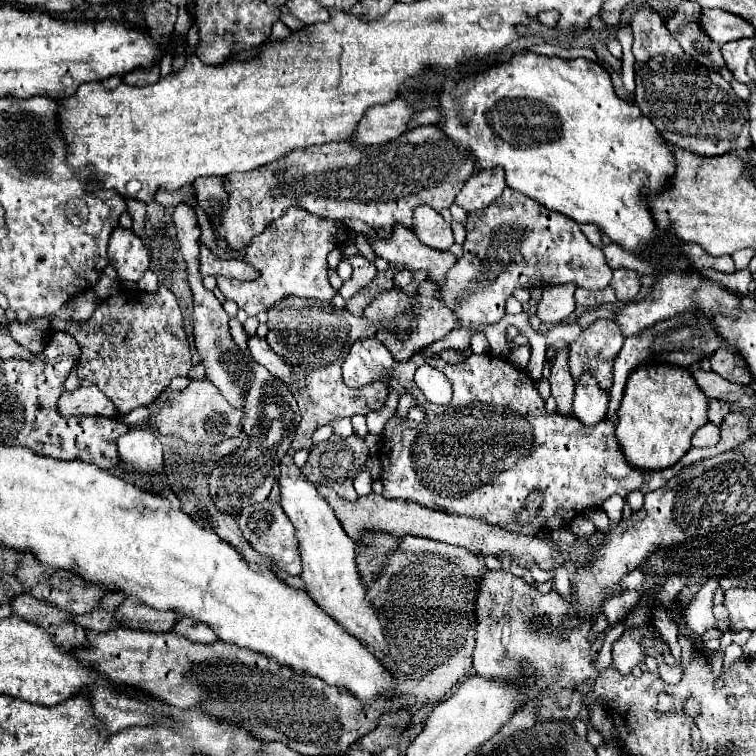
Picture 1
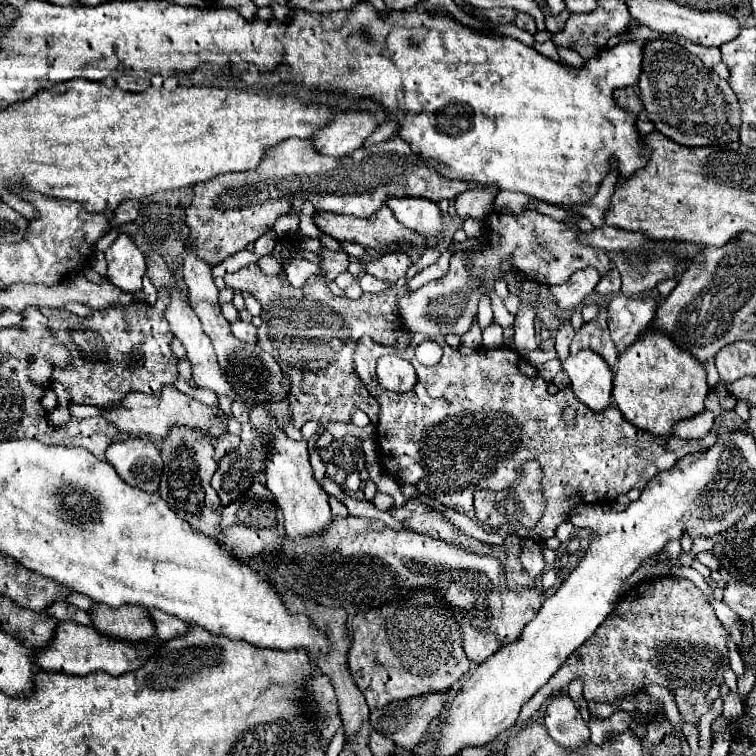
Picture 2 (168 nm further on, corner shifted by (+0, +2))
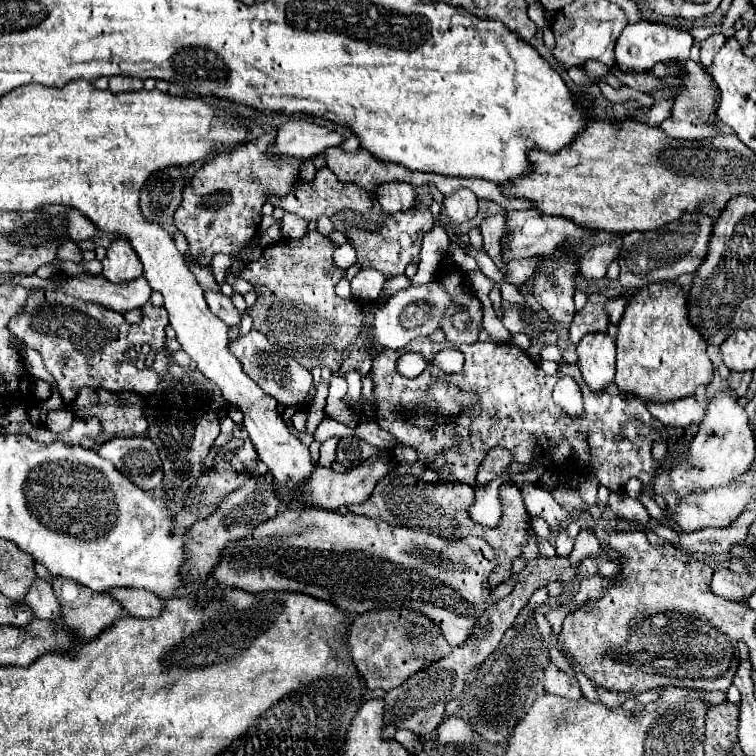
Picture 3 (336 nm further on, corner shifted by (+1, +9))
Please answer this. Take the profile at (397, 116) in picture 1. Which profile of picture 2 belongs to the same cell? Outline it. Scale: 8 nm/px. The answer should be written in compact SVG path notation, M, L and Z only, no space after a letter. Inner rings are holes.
M345 111L335 115L333 123L313 135L317 151L333 157L351 155L377 129L377 119L371 111Z

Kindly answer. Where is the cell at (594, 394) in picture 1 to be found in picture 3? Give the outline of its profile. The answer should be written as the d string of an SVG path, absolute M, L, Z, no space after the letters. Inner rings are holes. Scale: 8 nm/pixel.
M594 332L580 340L576 348L580 360L578 366L584 374L586 384L592 390L602 390L614 380L616 368L616 342L608 332Z

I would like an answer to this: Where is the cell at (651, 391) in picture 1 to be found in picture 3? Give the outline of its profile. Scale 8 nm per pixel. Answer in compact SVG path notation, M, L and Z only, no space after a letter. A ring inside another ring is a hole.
M648 284L642 290L626 296L628 308L618 324L618 354L616 354L616 386L624 394L634 394L642 402L670 402L692 396L698 386L708 384L714 376L712 362L706 354L706 340L692 328L688 320L688 292L674 284Z

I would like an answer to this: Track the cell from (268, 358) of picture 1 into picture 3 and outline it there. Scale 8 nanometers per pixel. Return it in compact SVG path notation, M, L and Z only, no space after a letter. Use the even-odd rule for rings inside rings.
M204 290L204 296L206 296L210 310L218 318L222 318L228 326L234 326L240 322L240 312L234 308L234 304L228 296L224 296L222 292L212 292L212 290Z

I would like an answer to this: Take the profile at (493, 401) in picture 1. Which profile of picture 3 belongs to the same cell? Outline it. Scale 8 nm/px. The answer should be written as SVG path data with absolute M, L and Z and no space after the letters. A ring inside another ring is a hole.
M416 338L412 340L412 344L408 344L408 348L402 348L402 352L394 352L394 350L388 350L388 348L382 348L380 350L380 356L374 358L372 362L372 380L374 380L374 392L376 392L376 398L380 402L380 408L378 408L378 426L390 434L394 434L402 446L412 446L416 448L418 452L418 458L424 460L428 464L428 468L436 470L442 474L442 480L444 482L466 482L470 486L476 486L476 474L478 474L478 466L480 462L484 460L484 456L488 454L488 450L500 446L500 448L506 448L510 450L510 454L514 456L514 462L518 462L522 468L532 470L536 466L542 466L542 464L548 464L548 456L550 452L558 446L560 440L568 440L570 446L572 446L572 458L574 458L574 466L578 466L580 470L584 470L584 474L590 474L590 472L596 472L598 480L612 492L622 492L624 490L624 484L628 482L628 478L638 478L642 480L644 484L648 484L656 470L658 470L658 464L654 468L654 460L652 460L652 454L650 454L650 448L656 440L664 440L668 442L672 436L676 438L682 438L684 436L684 430L682 428L672 428L668 432L662 432L662 424L658 426L654 418L650 418L650 414L646 412L646 406L632 398L632 400L626 400L622 398L622 392L620 388L616 388L616 384L610 384L608 388L604 388L604 392L598 392L594 394L588 384L584 384L584 378L580 376L580 368L576 364L564 364L558 368L556 374L548 376L544 374L544 370L540 366L536 366L526 354L524 350L516 348L514 344L496 344L496 342L476 342L476 344L462 344L462 346L456 346L464 358L466 358L466 364L464 368L458 372L458 374L452 374L452 376L446 376L442 374L440 378L444 380L450 380L454 384L458 384L460 388L464 388L464 392L476 392L478 398L480 398L480 408L476 412L464 412L460 414L460 418L456 418L452 424L446 422L446 424L436 424L436 428L432 430L426 430L426 428L418 428L412 424L410 418L404 417L402 412L406 410L404 408L396 408L396 402L398 400L408 400L408 404L424 404L428 408L434 408L433 404L428 402L426 398L426 390L430 388L430 384L436 380L432 374L432 360L436 356L436 352L440 352L444 348L444 344L434 344L430 342L428 338ZM410 350L416 350L416 352L422 352L424 358L430 362L428 370L422 372L418 378L402 378L396 370L396 360L400 358L400 354L404 352L410 352ZM560 376L572 376L576 378L576 382L580 384L582 388L582 394L584 394L584 412L580 416L568 416L558 404L554 404L552 400L552 388L556 384L556 380Z

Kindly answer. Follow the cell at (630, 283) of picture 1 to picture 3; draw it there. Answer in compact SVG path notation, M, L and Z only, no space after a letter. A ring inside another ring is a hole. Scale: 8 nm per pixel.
M684 214L680 220L666 224L664 228L650 232L630 232L624 236L624 250L620 252L620 276L618 282L624 288L642 288L652 282L676 280L682 274L690 274L700 266L700 260L708 254L708 236L712 236L714 220L708 216Z

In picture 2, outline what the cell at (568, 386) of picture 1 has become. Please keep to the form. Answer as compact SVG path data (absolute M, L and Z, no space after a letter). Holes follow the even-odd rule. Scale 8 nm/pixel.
M567 323L567 325L561 325L557 329L557 335L555 335L555 351L557 351L557 361L563 363L567 357L569 357L569 343L573 339L575 331L573 327Z

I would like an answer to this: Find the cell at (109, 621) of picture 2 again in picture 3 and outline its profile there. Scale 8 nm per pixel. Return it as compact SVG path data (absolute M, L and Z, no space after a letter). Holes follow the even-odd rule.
M52 578L50 584L52 584L52 590L56 592L56 598L58 598L60 610L62 610L62 618L58 622L62 622L64 628L72 628L72 632L76 632L76 636L80 636L80 640L92 640L102 630L112 626L116 620L128 616L114 598L110 598L108 594L96 594L90 588L84 588L82 584L76 584L74 580Z

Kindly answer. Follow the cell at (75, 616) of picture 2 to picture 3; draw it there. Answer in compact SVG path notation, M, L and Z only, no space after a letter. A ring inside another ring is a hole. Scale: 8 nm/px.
M40 578L32 582L32 588L28 590L20 604L28 604L28 608L32 608L32 612L36 612L36 618L40 620L58 620L62 616L60 604L52 592L50 582Z

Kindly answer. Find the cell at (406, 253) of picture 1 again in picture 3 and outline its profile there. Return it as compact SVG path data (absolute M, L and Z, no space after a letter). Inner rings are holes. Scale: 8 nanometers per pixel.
M328 168L318 170L312 182L296 180L296 184L292 186L292 192L288 192L288 196L282 196L282 198L272 196L270 202L274 206L280 206L286 212L298 214L300 218L304 218L308 222L318 220L318 216L334 216L338 210L344 210L344 208L350 208L354 212L362 212L364 216L368 216L372 210L372 200L366 194L366 190L356 188L356 184L344 184L344 182L336 180L336 176Z

